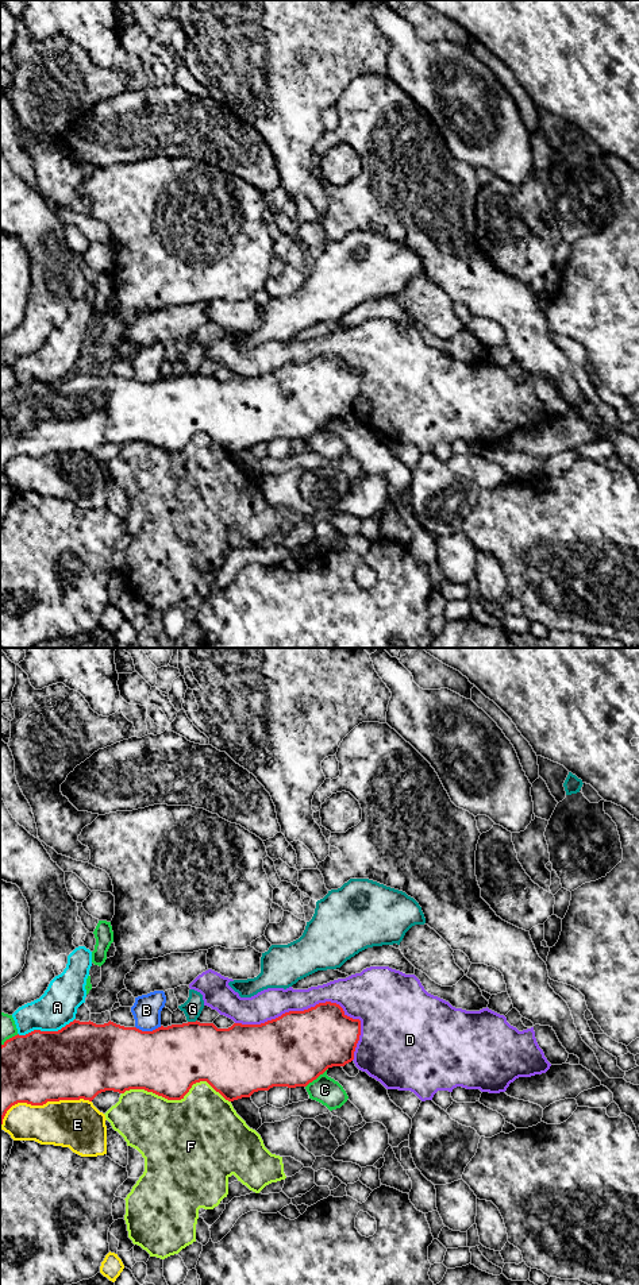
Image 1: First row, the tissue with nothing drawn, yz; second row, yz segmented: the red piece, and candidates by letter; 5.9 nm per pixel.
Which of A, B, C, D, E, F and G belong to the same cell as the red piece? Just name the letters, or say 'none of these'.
none of these

